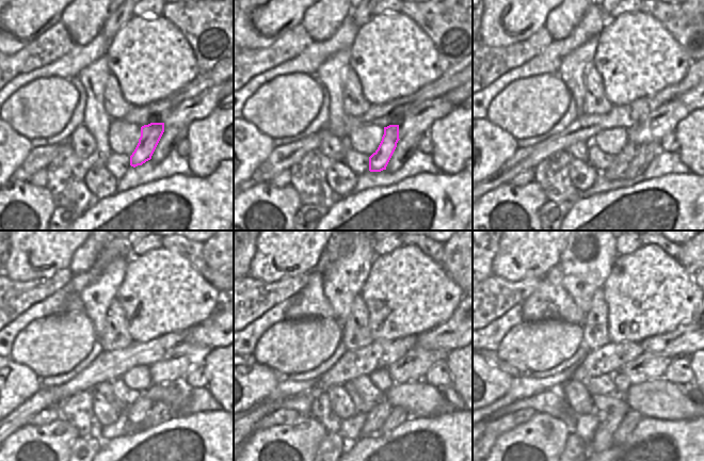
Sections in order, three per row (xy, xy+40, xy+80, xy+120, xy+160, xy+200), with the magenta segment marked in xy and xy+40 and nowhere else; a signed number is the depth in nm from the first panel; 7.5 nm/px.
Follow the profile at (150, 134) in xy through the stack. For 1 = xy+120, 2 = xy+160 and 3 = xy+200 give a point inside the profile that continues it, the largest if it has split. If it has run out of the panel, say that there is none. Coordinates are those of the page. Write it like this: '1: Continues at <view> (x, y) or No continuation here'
1: Continues at xy+120 (137, 413)
2: Continues at xy+160 (376, 418)
3: Continues at xy+200 (603, 440).

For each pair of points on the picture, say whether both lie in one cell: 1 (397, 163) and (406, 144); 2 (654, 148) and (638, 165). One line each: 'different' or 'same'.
1: same
2: same

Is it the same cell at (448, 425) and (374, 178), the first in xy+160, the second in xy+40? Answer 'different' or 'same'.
different

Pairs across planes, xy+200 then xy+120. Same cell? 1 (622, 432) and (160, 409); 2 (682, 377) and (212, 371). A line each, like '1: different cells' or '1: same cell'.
1: same cell
2: different cells

